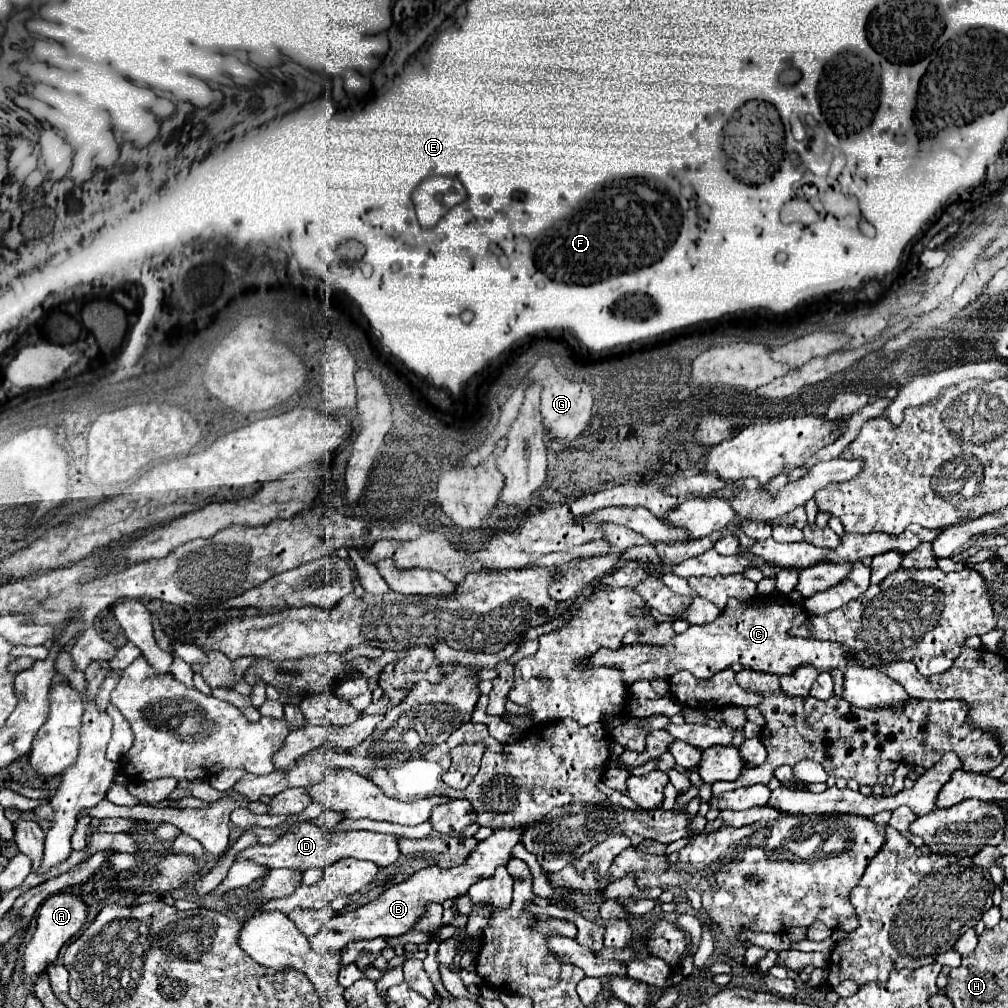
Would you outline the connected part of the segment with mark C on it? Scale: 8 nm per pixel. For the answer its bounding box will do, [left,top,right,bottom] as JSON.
[587,595,863,687]

